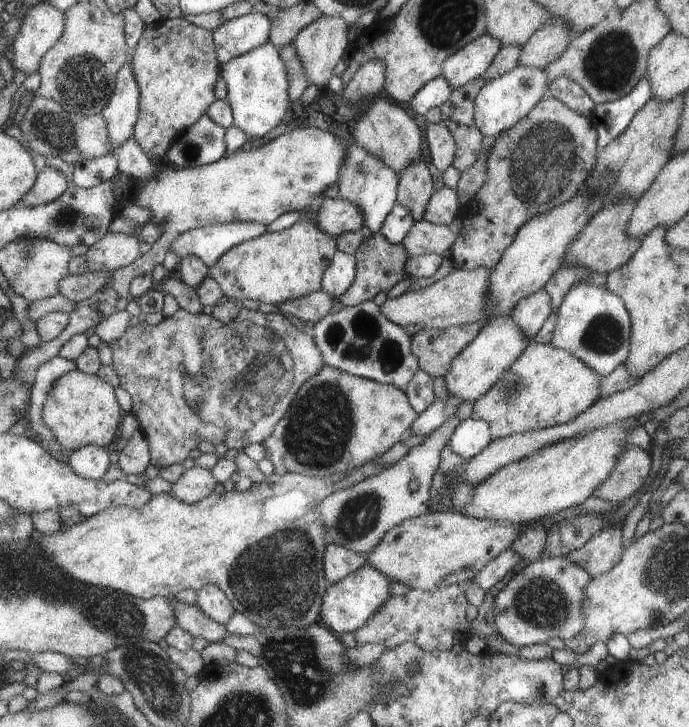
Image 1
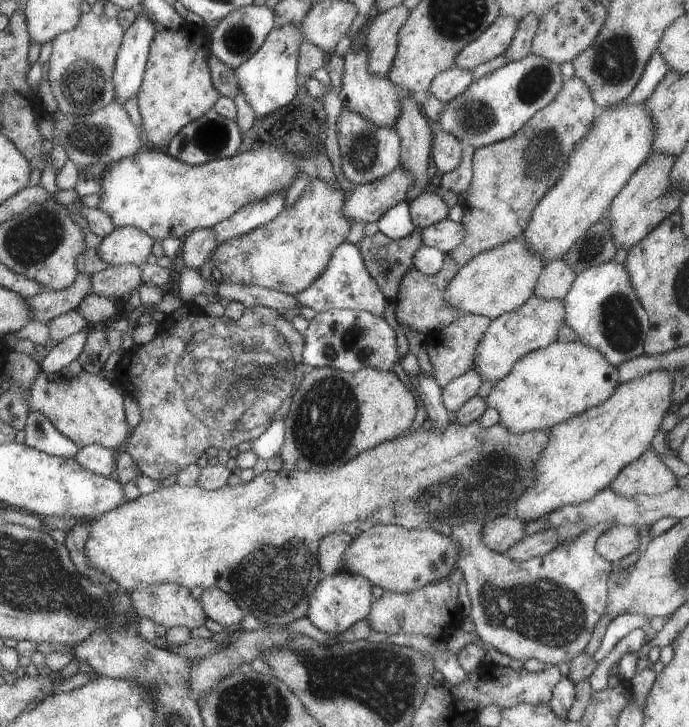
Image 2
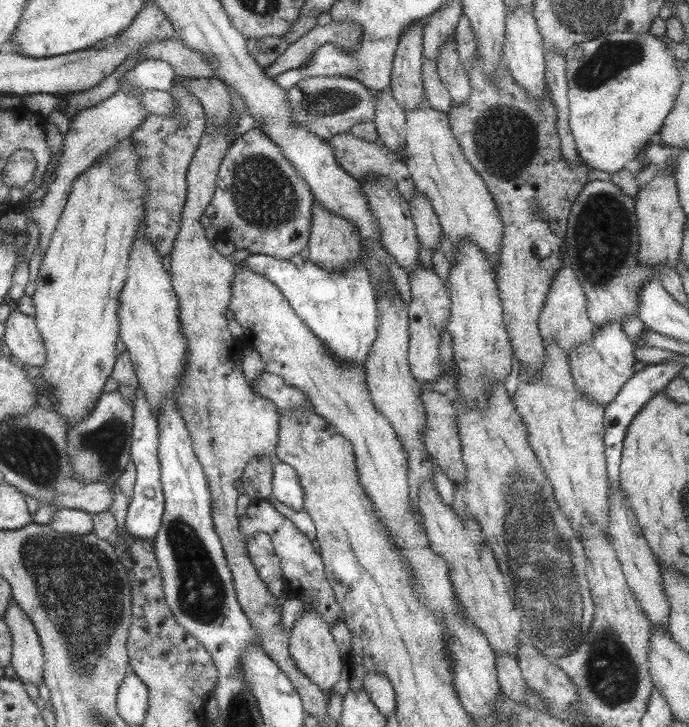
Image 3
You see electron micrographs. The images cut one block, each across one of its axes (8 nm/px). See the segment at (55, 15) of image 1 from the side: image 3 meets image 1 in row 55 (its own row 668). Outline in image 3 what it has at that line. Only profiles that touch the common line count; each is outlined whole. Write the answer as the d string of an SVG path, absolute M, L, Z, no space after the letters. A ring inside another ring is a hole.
M13 599L9 600L3 612L3 621L13 636L10 665L15 670L16 678L23 684L37 687L43 679L43 651L33 622Z

